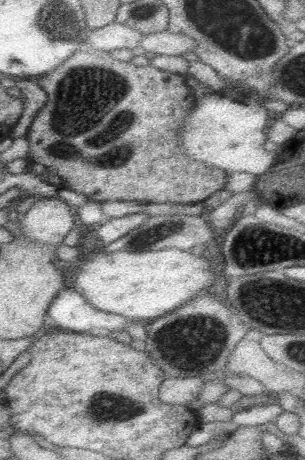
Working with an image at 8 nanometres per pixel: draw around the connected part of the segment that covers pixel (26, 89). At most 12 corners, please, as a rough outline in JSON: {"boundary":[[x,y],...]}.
{"boundary":[[16,80],[24,110],[13,137],[27,136],[48,98],[36,82]]}

